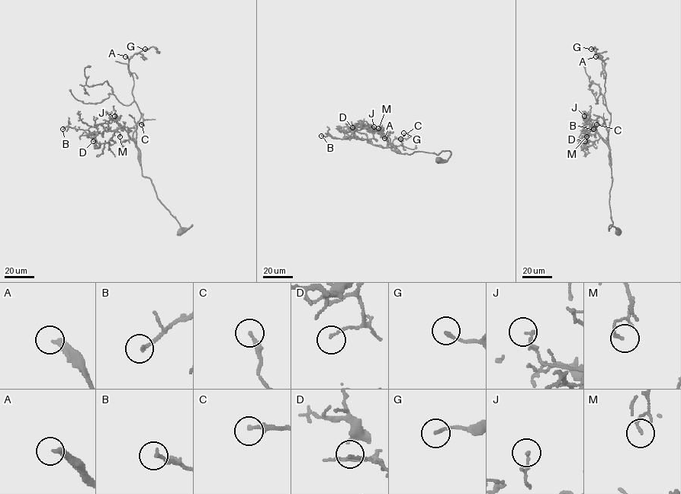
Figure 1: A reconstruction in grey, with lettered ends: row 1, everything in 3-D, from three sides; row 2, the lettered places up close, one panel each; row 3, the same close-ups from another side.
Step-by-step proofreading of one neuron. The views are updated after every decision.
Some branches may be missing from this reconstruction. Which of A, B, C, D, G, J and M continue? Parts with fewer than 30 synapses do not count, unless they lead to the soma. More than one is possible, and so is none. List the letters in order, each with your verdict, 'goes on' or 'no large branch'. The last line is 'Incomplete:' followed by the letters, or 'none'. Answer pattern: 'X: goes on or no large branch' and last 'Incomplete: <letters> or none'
A: goes on
B: no large branch
C: no large branch
D: no large branch
G: no large branch
J: no large branch
M: no large branch
Incomplete: A

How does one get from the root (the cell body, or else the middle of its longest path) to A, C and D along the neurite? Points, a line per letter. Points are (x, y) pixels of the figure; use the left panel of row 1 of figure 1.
A: (180, 231), (191, 225), (184, 230), (180, 226), (142, 174), (136, 130), (141, 113), (125, 56)
C: (180, 231), (191, 225), (180, 226), (142, 175), (136, 142), (141, 124)
D: (180, 231), (191, 225), (184, 230), (158, 198), (126, 131), (104, 130), (93, 141)

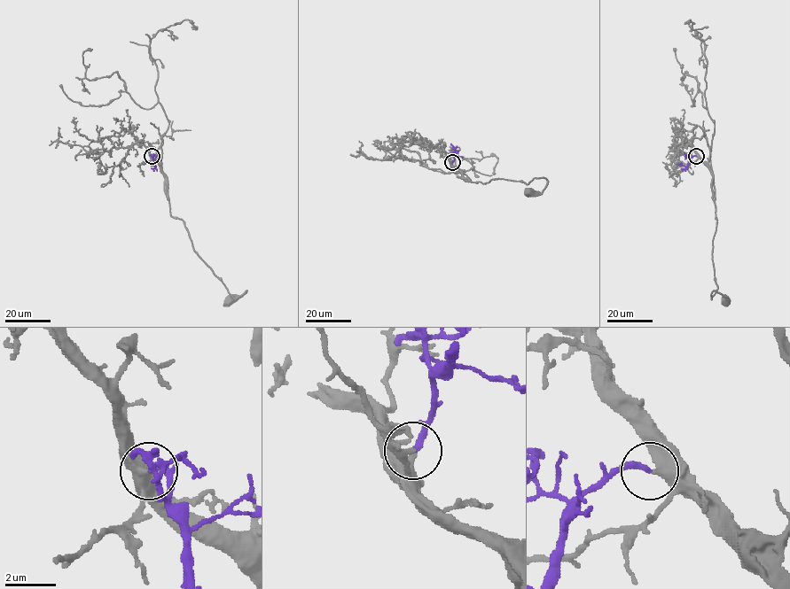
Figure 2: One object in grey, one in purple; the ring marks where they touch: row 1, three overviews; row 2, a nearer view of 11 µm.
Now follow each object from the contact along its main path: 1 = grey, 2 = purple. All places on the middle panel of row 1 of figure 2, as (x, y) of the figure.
1: (452, 163), (471, 182), (484, 183), (504, 178), (528, 183), (535, 178), (547, 180), (541, 192), (529, 191)
2: (452, 163), (457, 152), (450, 143)

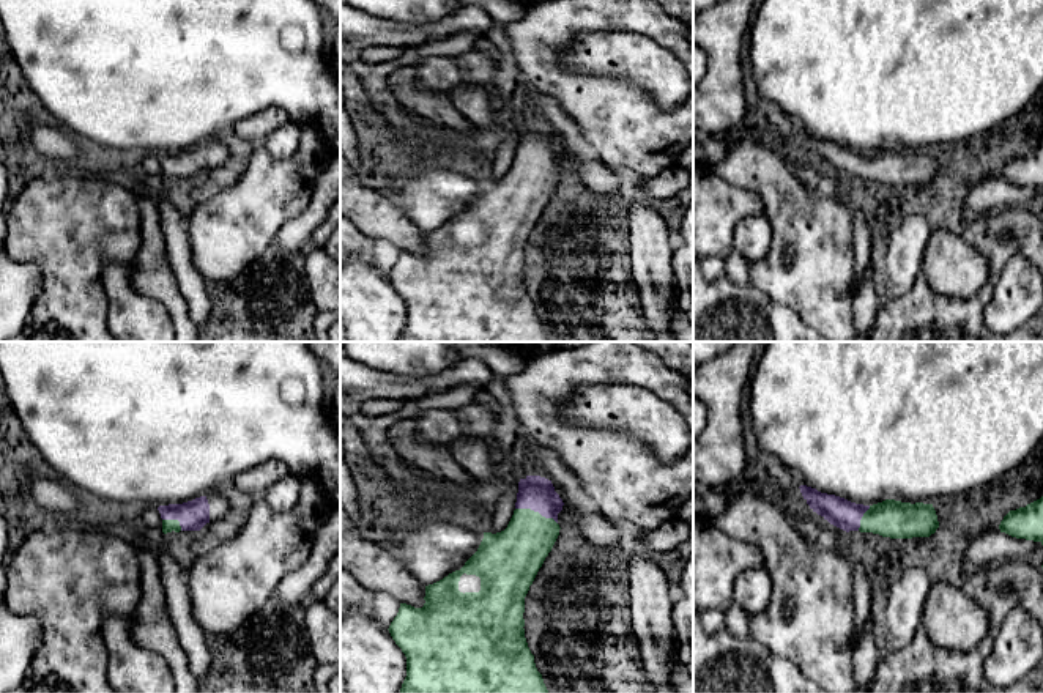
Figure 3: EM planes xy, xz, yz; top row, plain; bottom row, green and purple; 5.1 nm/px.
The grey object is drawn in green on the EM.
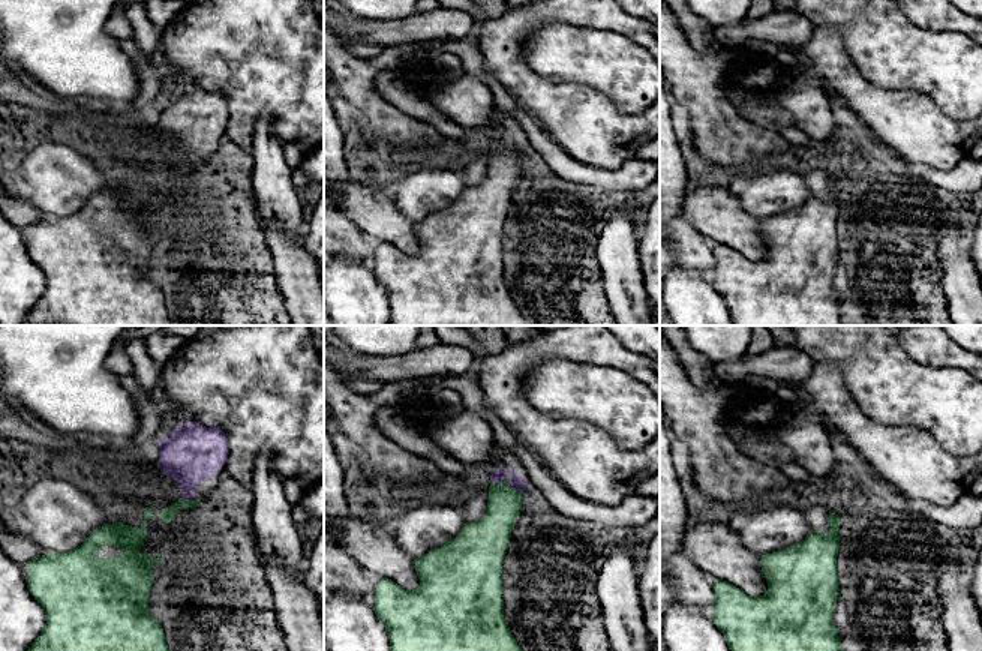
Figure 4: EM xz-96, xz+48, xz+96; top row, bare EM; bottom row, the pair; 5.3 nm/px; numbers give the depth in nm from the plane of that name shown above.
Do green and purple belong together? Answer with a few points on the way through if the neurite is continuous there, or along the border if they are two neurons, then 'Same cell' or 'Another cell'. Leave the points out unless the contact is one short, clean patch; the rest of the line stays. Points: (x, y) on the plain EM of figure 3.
Path across: xz (515, 202), (533, 177), (536, 159), (538, 140). Same cell

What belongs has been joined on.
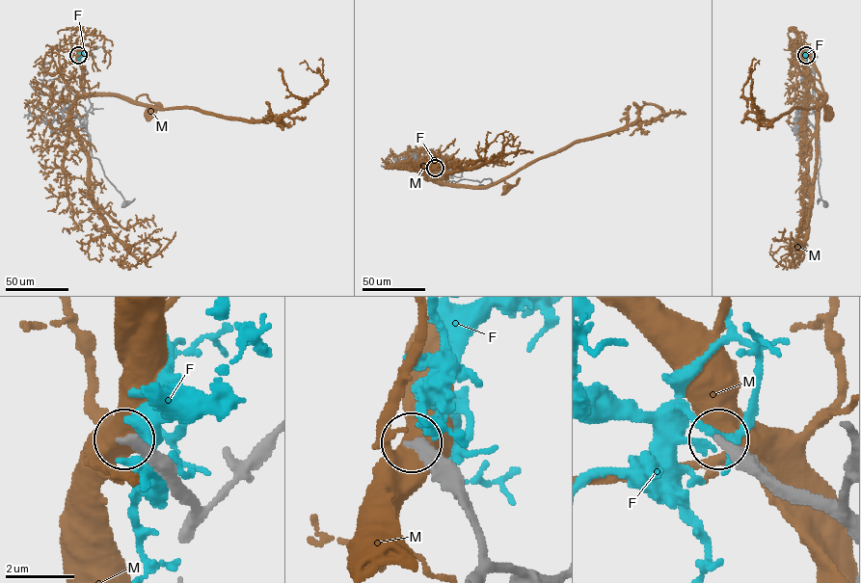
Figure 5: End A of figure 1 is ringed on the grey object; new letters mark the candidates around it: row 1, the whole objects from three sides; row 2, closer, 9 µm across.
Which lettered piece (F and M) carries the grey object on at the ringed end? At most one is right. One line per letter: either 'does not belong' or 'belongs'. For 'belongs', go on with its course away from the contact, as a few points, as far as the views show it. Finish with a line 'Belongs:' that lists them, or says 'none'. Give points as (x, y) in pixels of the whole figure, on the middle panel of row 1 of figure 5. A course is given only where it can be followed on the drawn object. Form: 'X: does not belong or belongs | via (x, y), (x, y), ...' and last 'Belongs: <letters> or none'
F: does not belong
M: does not belong
Belongs: none

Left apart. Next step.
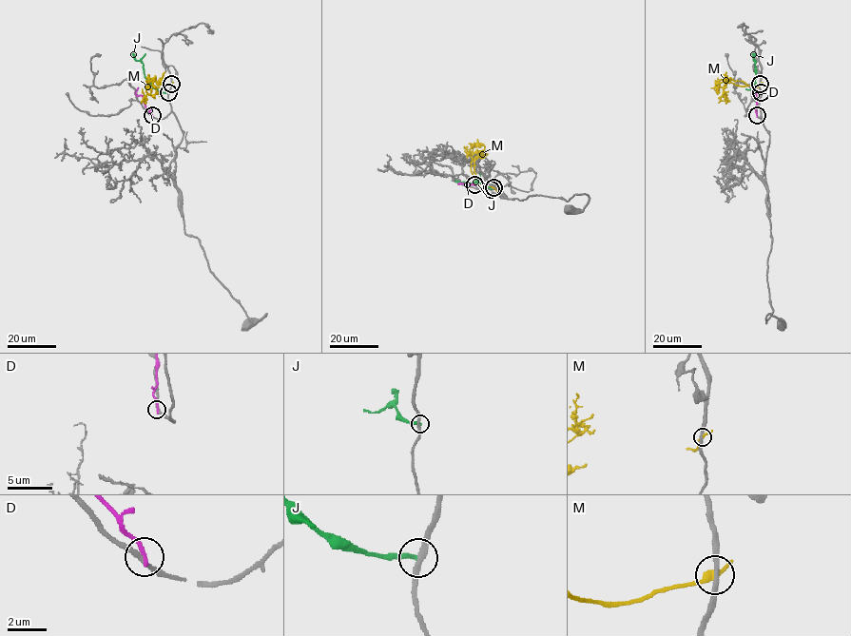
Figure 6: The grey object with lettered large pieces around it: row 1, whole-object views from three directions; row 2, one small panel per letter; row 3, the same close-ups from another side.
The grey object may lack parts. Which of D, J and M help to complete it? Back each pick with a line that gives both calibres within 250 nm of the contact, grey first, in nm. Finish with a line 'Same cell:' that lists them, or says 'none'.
Same cell: none

